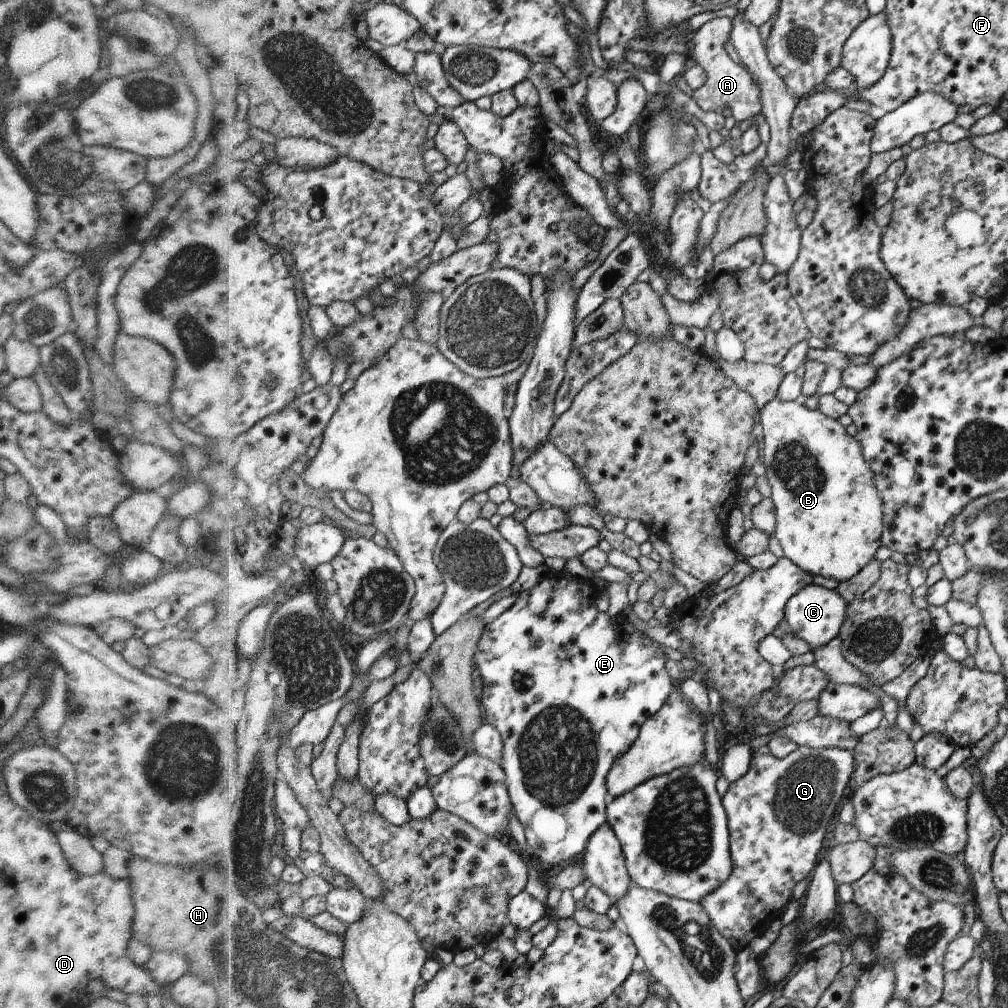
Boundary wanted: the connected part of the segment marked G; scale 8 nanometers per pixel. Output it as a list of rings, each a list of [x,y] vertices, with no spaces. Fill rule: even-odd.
[[[760,746],[751,750],[752,764],[750,770],[734,782],[724,796],[724,806],[728,806],[727,822],[732,826],[732,876],[724,884],[720,884],[708,898],[699,902],[711,916],[713,928],[727,938],[735,952],[748,947],[750,940],[764,934],[770,928],[770,920],[774,920],[780,908],[790,900],[792,888],[812,872],[822,850],[822,840],[826,836],[826,828],[834,816],[841,810],[836,806],[842,798],[842,792],[854,772],[854,758],[850,752],[842,752],[842,748],[812,749],[799,746],[784,758],[774,758],[768,746]]]

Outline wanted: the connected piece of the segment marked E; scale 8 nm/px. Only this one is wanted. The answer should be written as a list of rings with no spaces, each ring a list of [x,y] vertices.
[[[560,572],[555,576],[546,576],[534,588],[520,592],[512,608],[506,610],[504,614],[500,614],[494,622],[485,625],[473,658],[475,667],[480,671],[482,684],[484,684],[482,699],[479,700],[481,709],[484,710],[484,720],[498,729],[504,742],[501,766],[507,774],[511,803],[516,810],[518,819],[524,826],[526,840],[530,846],[529,855],[538,858],[542,865],[550,871],[561,869],[568,862],[576,860],[576,856],[580,856],[587,848],[592,834],[607,822],[607,806],[610,804],[608,773],[611,772],[615,761],[626,754],[627,750],[635,744],[642,724],[663,708],[664,702],[668,700],[668,696],[672,694],[672,688],[674,688],[672,678],[664,670],[666,668],[666,654],[658,654],[658,652],[664,652],[662,645],[654,642],[653,638],[646,636],[643,632],[636,630],[636,627],[624,615],[610,618],[608,614],[600,612],[590,602],[594,602],[594,598],[582,596],[582,592],[578,592],[578,578],[572,578],[572,574]]]

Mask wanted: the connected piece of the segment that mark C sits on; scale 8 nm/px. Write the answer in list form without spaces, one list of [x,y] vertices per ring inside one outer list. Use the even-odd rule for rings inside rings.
[[[814,583],[799,590],[787,604],[786,622],[790,624],[796,637],[801,638],[810,646],[814,653],[816,648],[826,646],[840,634],[843,622],[847,618],[847,601],[837,590],[827,589]]]

